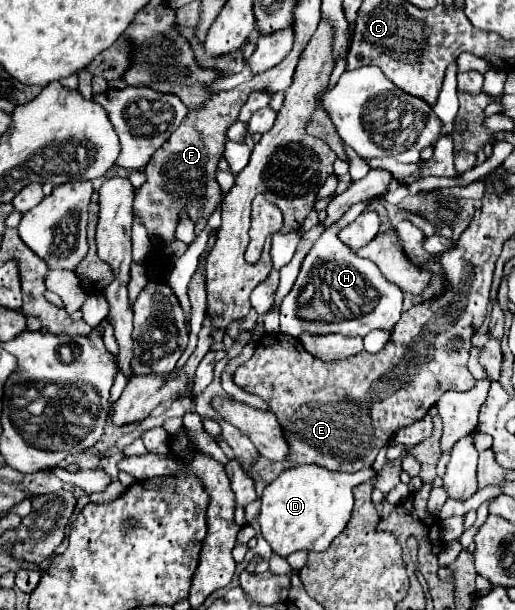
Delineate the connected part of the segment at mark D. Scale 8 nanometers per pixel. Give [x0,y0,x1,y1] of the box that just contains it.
[258,465,376,557]

